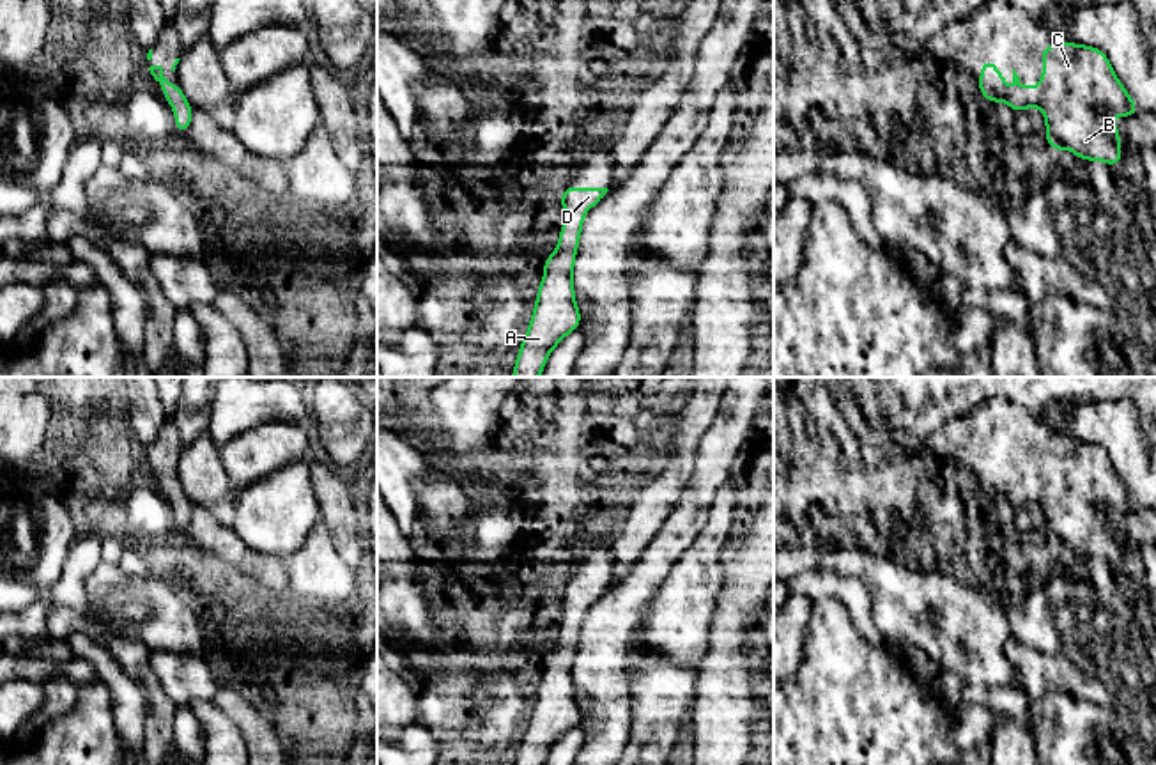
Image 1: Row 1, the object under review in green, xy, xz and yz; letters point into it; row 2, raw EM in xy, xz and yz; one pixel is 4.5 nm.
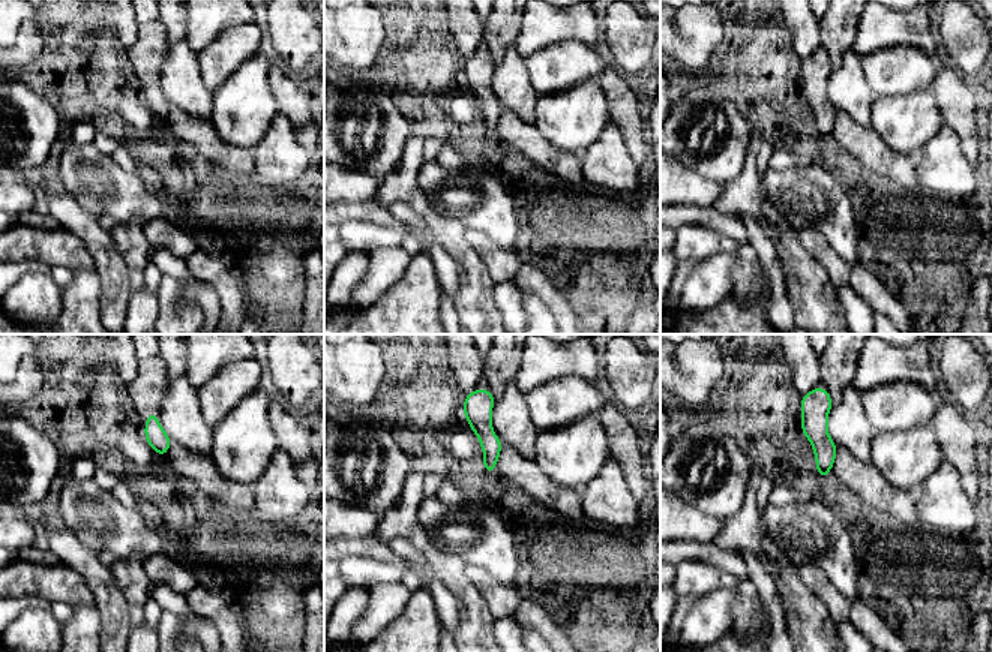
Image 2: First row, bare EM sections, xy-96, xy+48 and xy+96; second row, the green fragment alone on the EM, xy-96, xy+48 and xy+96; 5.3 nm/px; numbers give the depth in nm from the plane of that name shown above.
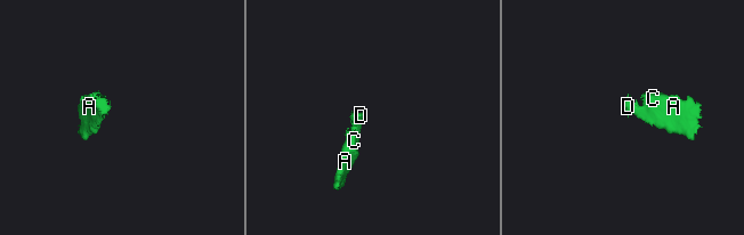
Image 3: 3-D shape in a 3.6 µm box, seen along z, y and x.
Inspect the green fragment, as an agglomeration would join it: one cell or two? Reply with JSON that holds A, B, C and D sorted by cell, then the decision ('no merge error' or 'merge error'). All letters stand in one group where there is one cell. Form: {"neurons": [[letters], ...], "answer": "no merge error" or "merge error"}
{"neurons": [["A", "B", "C", "D"]], "answer": "no merge error"}

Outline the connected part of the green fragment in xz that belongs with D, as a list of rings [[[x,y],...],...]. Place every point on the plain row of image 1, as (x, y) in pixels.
[[[563,584],[563,591],[559,593],[561,607],[565,609],[568,606],[572,613],[568,616],[563,614],[563,625],[558,638],[559,641],[556,643],[556,648],[543,657],[545,673],[542,675],[536,691],[535,708],[519,746],[515,765],[543,765],[551,747],[570,728],[581,724],[581,710],[574,694],[574,657],[579,645],[579,632],[586,616],[584,611],[590,604],[597,602],[607,588],[607,584]]]

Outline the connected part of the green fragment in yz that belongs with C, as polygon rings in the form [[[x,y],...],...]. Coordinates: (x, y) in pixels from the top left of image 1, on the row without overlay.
[[[1067,437],[1043,443],[1041,452],[1044,457],[1044,469],[1041,471],[1039,482],[1036,485],[1025,485],[1013,466],[1014,487],[1009,494],[1002,491],[1006,476],[998,471],[998,462],[993,460],[988,452],[981,464],[979,489],[991,503],[997,498],[1004,498],[1013,508],[1039,501],[1046,514],[1044,535],[1048,544],[1055,549],[1069,544],[1075,552],[1085,558],[1101,556],[1115,565],[1124,551],[1117,540],[1117,535],[1122,533],[1122,529],[1110,519],[1110,510],[1114,508],[1122,514],[1133,514],[1140,508],[1140,505],[1121,482],[1106,452],[1099,444],[1071,441]]]

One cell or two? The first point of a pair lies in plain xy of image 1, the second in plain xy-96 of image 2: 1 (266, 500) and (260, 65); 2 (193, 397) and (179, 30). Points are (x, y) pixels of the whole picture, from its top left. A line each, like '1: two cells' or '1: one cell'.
1: one cell
2: one cell

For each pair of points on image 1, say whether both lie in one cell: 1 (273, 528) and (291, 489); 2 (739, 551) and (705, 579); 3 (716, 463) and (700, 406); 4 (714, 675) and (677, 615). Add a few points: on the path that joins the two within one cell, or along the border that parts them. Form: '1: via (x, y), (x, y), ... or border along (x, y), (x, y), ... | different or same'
1: via (273, 519), (284, 498) | same
2: border along (726, 540), (719, 553), (723, 569) | different
3: border along (719, 409), (703, 432) | different
4: border along (710, 645), (696, 668) | different

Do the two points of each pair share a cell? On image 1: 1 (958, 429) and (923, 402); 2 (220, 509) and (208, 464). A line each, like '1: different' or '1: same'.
1: different
2: same

